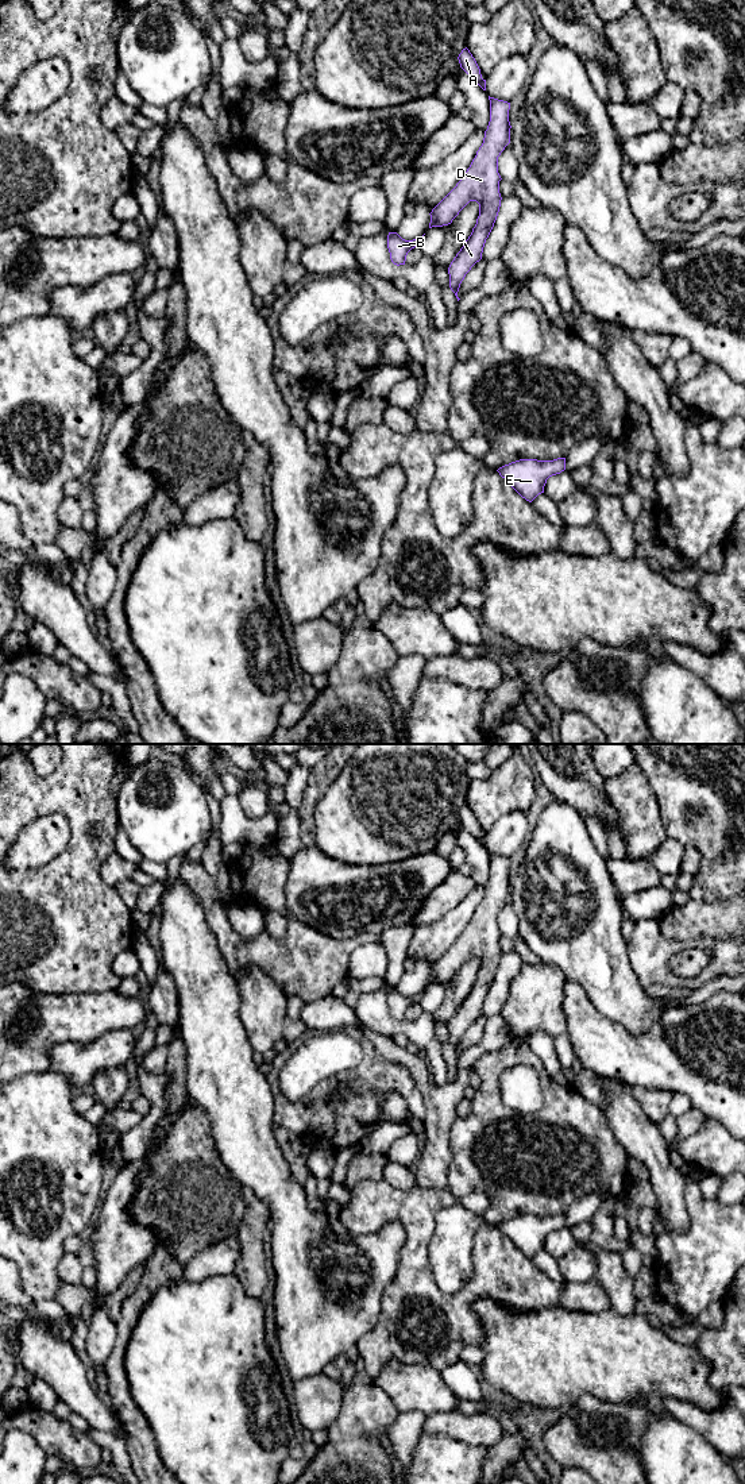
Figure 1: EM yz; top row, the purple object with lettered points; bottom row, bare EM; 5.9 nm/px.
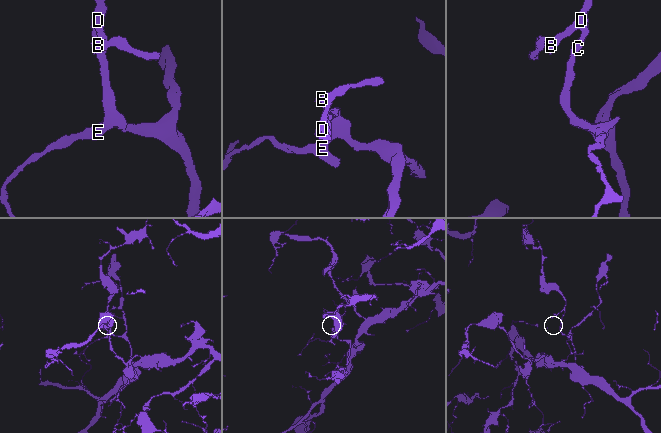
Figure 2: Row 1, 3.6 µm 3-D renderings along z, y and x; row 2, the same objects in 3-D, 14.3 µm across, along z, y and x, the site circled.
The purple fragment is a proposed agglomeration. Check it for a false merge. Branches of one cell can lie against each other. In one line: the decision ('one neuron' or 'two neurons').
one neuron

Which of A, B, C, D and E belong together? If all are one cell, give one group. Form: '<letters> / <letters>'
A B C D E

